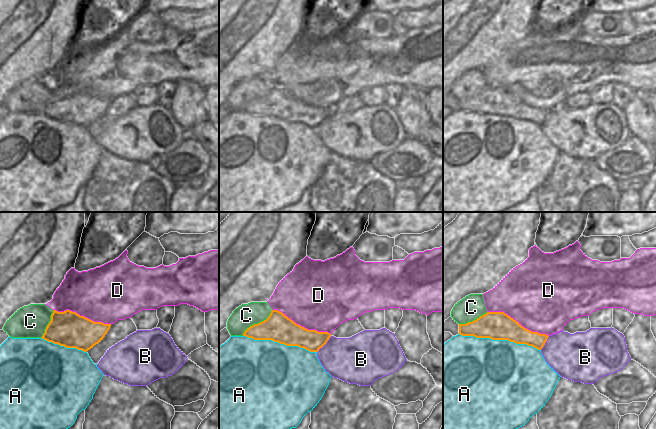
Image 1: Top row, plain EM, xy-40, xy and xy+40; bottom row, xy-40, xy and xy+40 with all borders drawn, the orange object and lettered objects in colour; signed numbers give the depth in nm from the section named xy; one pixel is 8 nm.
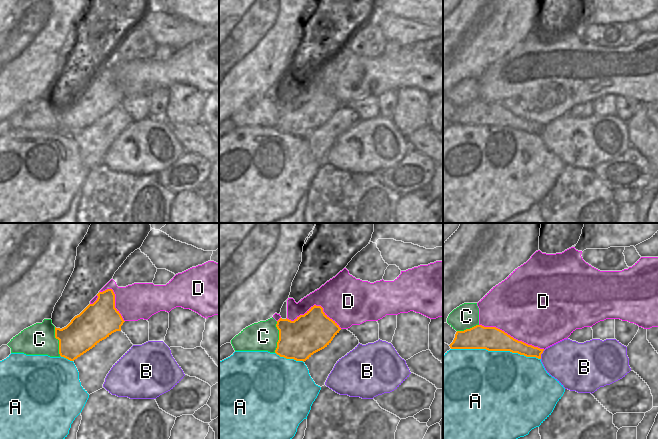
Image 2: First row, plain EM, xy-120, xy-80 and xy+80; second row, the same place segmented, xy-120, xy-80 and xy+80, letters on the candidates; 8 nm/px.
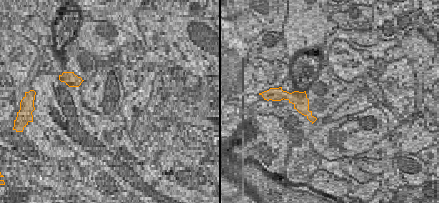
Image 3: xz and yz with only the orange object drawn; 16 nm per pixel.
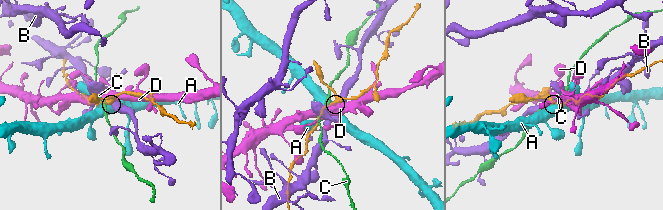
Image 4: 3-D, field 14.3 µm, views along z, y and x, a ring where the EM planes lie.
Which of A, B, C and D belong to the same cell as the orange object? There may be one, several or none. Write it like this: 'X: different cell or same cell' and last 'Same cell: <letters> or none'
A: different cell
B: different cell
C: different cell
D: different cell
Same cell: none

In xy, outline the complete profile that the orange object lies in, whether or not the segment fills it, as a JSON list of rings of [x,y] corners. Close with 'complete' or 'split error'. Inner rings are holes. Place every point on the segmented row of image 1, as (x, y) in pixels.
[[[272,310],[269,317],[250,326],[245,330],[243,336],[254,340],[272,340],[286,346],[298,346],[310,352],[318,352],[331,334],[308,330],[278,310]]]; complete

